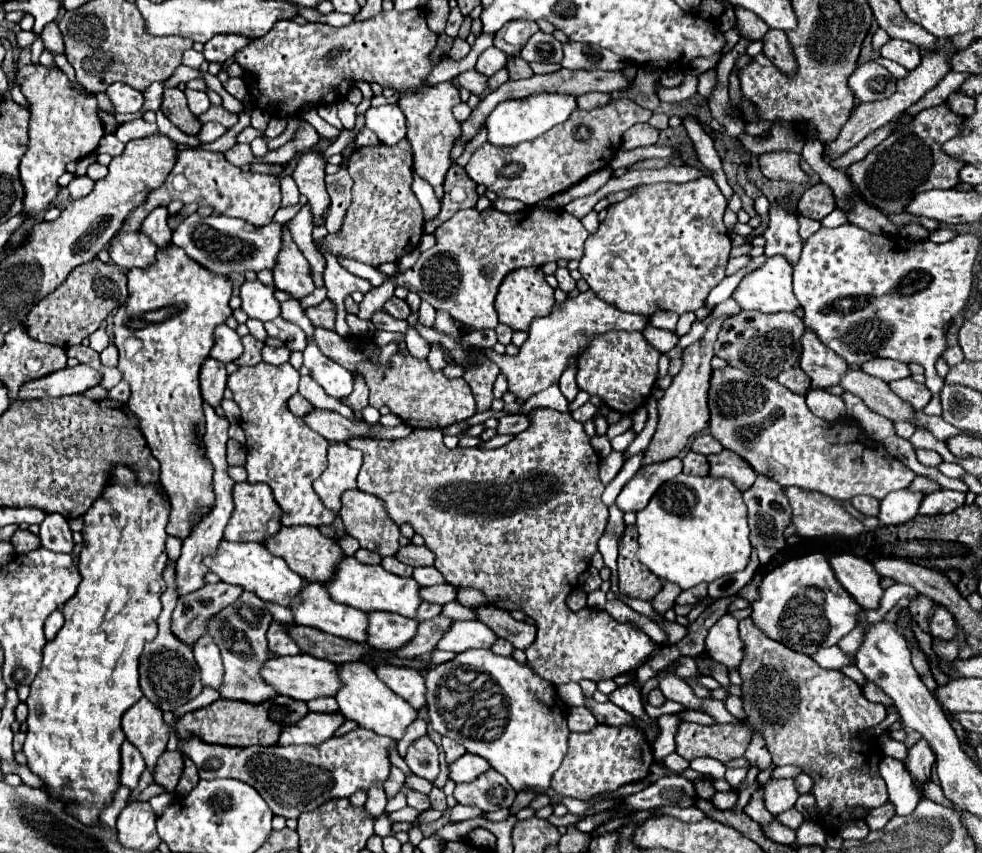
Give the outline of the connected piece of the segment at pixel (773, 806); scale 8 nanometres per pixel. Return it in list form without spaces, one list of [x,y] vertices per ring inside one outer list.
[[[788,778],[788,780],[770,780],[766,784],[764,802],[766,802],[766,808],[774,816],[790,810],[796,800],[798,800],[798,792],[794,788],[794,780],[792,778]]]

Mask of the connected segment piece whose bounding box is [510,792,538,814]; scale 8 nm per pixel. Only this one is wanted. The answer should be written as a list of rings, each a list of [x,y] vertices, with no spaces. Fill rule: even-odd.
[[[520,792],[520,794],[516,796],[516,800],[514,800],[514,804],[512,804],[510,812],[512,812],[512,814],[516,814],[516,812],[518,812],[518,810],[522,810],[524,806],[528,806],[536,796],[538,796],[538,792]]]

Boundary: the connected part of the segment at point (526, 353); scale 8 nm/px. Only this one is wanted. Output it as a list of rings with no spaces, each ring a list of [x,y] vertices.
[[[586,290],[574,298],[568,296],[564,302],[554,304],[548,316],[534,318],[528,330],[528,340],[518,348],[516,356],[498,354],[490,350],[488,358],[496,362],[500,372],[506,376],[508,390],[518,400],[528,400],[530,396],[558,384],[564,370],[568,370],[570,360],[580,360],[580,356],[584,354],[584,350],[592,344],[596,336],[612,332],[612,330],[644,332],[646,326],[648,326],[646,316],[622,312],[614,308],[614,304],[606,304],[604,300],[598,300],[598,296],[594,296],[592,290]]]

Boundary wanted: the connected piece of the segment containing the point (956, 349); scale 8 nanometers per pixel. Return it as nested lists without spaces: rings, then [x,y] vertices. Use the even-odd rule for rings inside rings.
[[[952,346],[952,348],[948,348],[948,350],[944,352],[944,360],[946,360],[946,364],[948,364],[950,368],[954,368],[956,364],[960,364],[960,362],[964,360],[964,354],[962,354],[960,346]]]

